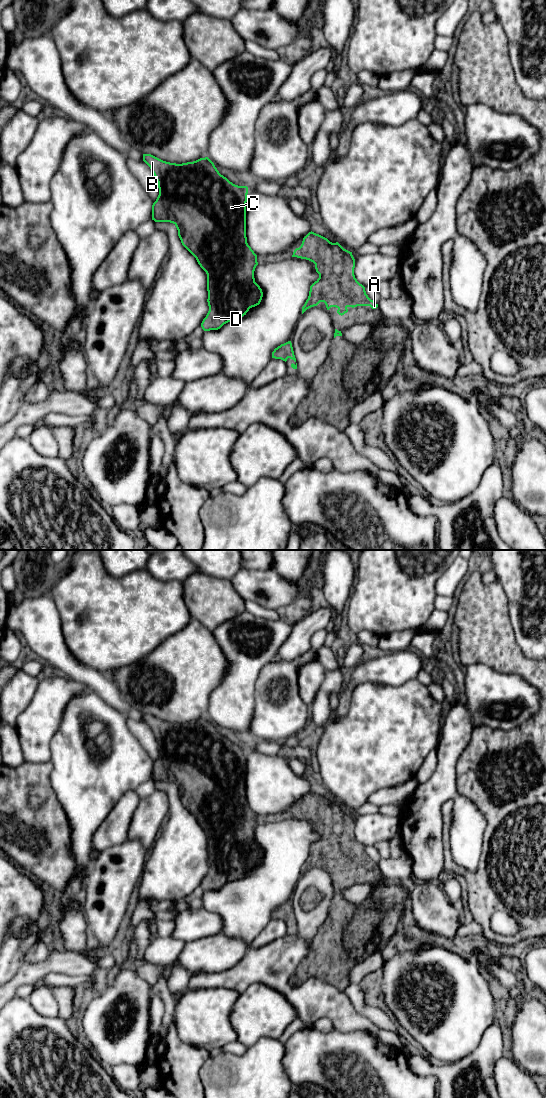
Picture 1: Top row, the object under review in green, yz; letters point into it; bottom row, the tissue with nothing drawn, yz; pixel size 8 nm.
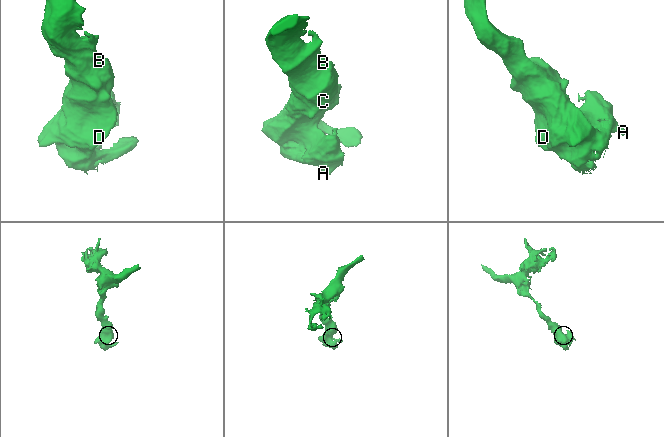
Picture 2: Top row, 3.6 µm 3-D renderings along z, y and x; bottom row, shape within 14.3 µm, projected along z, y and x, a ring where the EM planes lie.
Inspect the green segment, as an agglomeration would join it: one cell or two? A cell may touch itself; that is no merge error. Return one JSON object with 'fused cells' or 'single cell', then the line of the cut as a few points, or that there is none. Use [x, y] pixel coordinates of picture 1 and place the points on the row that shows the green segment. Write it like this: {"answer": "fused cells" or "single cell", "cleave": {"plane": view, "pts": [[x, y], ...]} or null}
{"answer": "single cell", "cleave": null}

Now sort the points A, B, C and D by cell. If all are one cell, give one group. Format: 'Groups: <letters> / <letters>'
Groups: A B C D

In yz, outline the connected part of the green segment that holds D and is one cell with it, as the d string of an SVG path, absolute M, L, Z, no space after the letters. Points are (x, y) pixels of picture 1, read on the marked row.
M143 154L143 161L152 170L159 188L159 195L152 205L152 220L173 223L182 245L196 258L207 274L209 311L201 323L204 331L218 330L224 324L240 319L250 308L260 304L263 292L255 282L254 271L257 255L247 243L246 202L248 187L238 186L221 175L208 158L182 164L163 161L151 154Z

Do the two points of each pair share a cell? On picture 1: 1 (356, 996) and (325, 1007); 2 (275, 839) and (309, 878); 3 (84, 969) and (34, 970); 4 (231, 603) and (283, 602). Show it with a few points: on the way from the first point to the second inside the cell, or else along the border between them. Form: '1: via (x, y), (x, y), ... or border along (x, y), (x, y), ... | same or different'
1: border along (343, 991), (353, 1007), (363, 1016) | different
2: border along (302, 874), (292, 896) | different
3: via (72, 966), (46, 967) | same
4: border along (231, 580), (234, 590), (244, 600) | different

